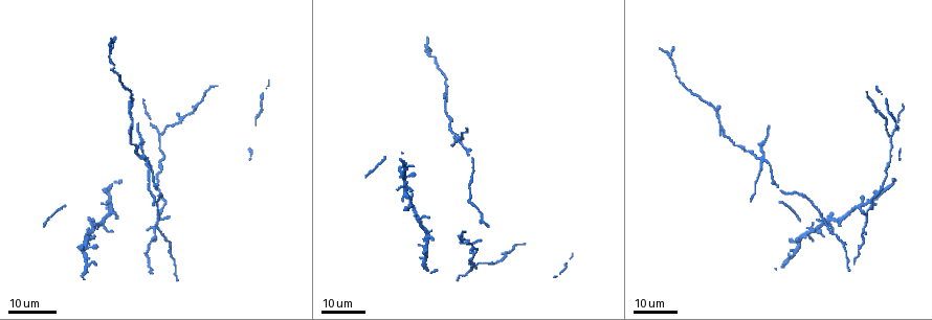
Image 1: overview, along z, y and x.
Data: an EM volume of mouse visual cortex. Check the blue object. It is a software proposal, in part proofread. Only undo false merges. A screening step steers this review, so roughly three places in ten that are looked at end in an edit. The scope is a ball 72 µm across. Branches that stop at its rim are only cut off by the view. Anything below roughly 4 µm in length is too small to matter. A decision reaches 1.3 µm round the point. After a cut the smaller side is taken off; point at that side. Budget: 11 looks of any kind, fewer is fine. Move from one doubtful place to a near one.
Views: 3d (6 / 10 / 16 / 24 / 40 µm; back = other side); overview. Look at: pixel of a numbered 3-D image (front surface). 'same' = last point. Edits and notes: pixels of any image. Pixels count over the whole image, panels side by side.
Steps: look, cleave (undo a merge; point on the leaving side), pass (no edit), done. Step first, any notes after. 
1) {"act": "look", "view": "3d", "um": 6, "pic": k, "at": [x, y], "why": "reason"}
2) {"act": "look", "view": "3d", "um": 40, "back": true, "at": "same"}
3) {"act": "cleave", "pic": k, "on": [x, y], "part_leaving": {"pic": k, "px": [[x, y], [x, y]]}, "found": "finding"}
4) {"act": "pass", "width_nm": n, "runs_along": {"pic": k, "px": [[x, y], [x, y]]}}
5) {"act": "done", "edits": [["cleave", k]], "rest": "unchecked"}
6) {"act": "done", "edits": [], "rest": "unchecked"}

{"act": "look", "view": "3d", "um": 16, "pic": 1, "at": [864, 222], "why": "arms part here"}

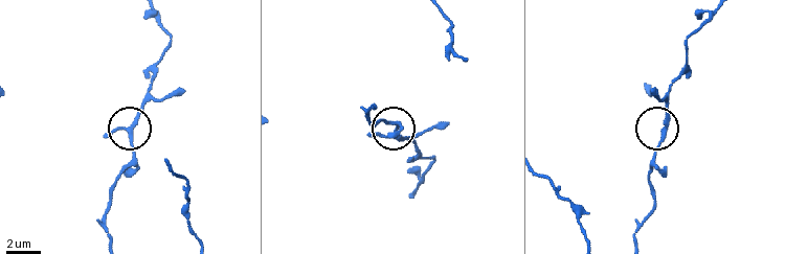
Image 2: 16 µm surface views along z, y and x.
{"act": "look", "view": "3d", "um": 10, "pic": 2, "at": [131, 129]}

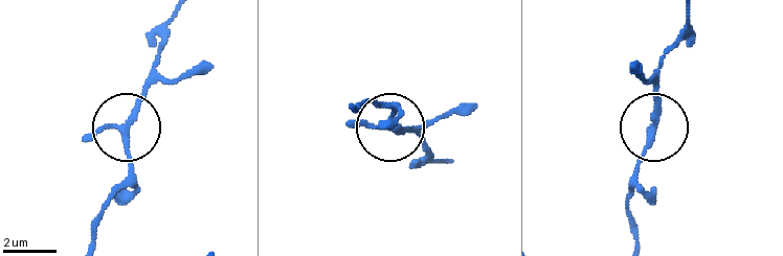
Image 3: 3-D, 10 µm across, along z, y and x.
{"act": "pass", "arms": 3, "found": "continuous, no second neuron"}

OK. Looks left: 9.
{"act": "look", "view": "3d", "um": 24, "pic": 1, "at": [418, 217], "why": "side arm on a straight run"}

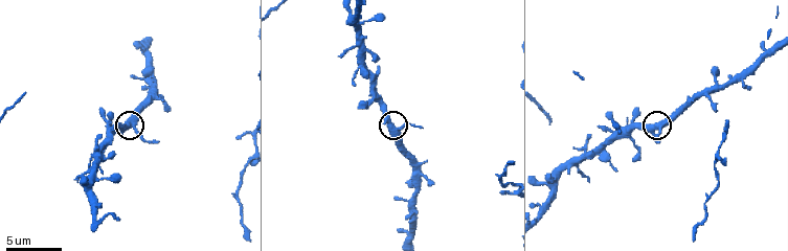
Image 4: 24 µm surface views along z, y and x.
{"act": "look", "view": "3d", "um": 10, "pic": 4, "at": [129, 124]}

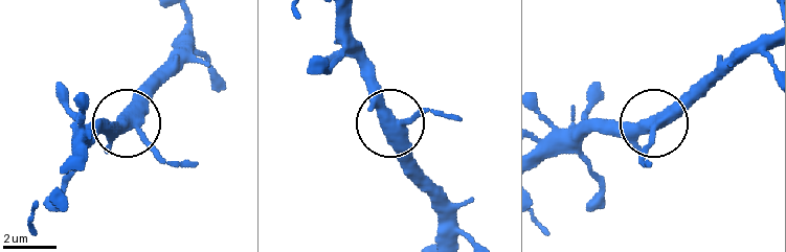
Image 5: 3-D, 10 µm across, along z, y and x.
{"act": "pass", "runs_along": {"pic": 5, "px": [[652, 142], [645, 124], [593, 124]]}, "found": "continuous, no second neuron"}

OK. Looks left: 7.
{"act": "look", "view": "3d", "um": 10, "pic": 4, "at": [575, 164], "why": "four-way junction"}

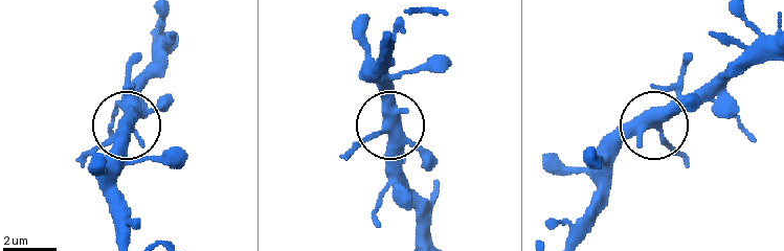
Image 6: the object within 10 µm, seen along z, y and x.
{"act": "look", "view": "3d", "um": 10, "back": true, "pic": 6, "at": [387, 128], "why": "other side"}

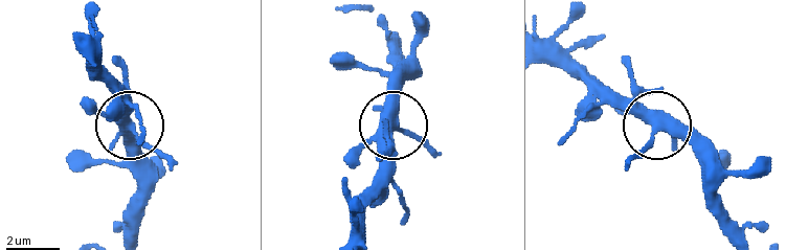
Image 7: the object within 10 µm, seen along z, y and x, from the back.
{"act": "pass", "runs_along": {"pic": 7, "px": [[77, 47], [107, 76], [132, 123], [132, 174]]}, "found": "all the same neuron"}

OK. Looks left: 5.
{"act": "look", "view": "3d", "um": 24, "pic": 1, "at": [872, 206], "why": "two arms in line, one across"}

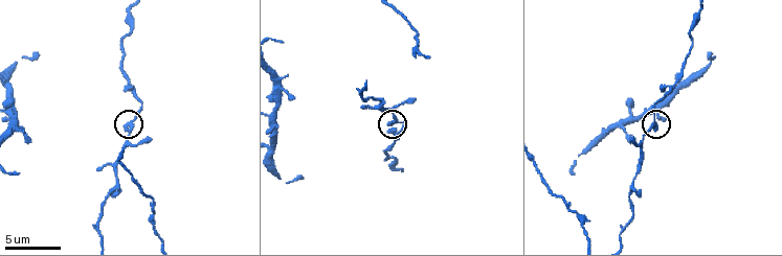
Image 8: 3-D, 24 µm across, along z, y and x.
{"act": "look", "view": "3d", "um": 10, "pic": 8, "at": [395, 121]}

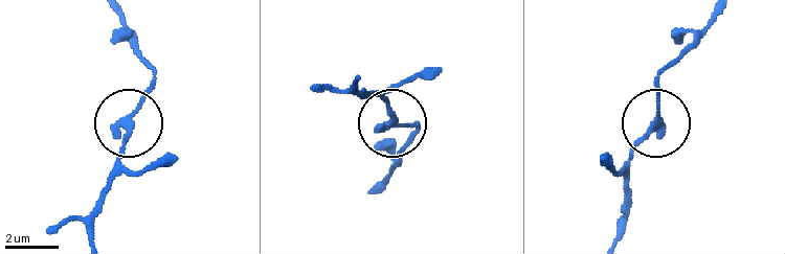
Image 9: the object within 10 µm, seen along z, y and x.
{"act": "pass", "arms": 3, "found": "one neuron here"}

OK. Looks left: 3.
{"act": "look", "view": "3d", "um": 24, "pic": 1, "at": [159, 133], "why": "branch point"}

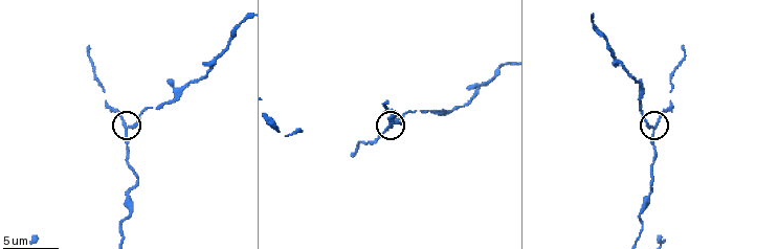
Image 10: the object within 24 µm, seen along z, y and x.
{"act": "look", "view": "3d", "um": 10, "pic": 10, "at": [656, 124]}

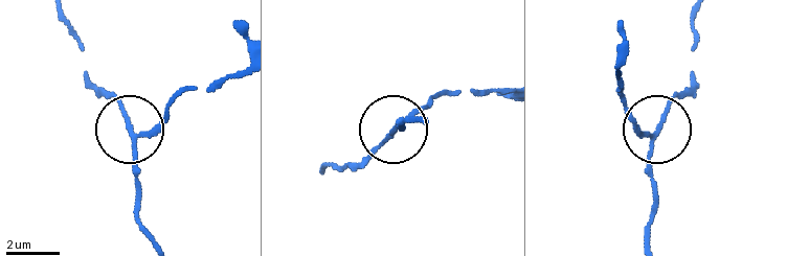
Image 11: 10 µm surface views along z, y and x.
{"act": "cleave", "pic": 11, "on": [166, 121], "arms": 3, "part_leaving": {"pic": 11, "px": [[133, 140], [185, 91], [239, 77]]}, "found": "a second neuron is stuck on"}

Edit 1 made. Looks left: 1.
{"act": "done", "edits": [["cleave", 11]], "rest": "unchecked"}

